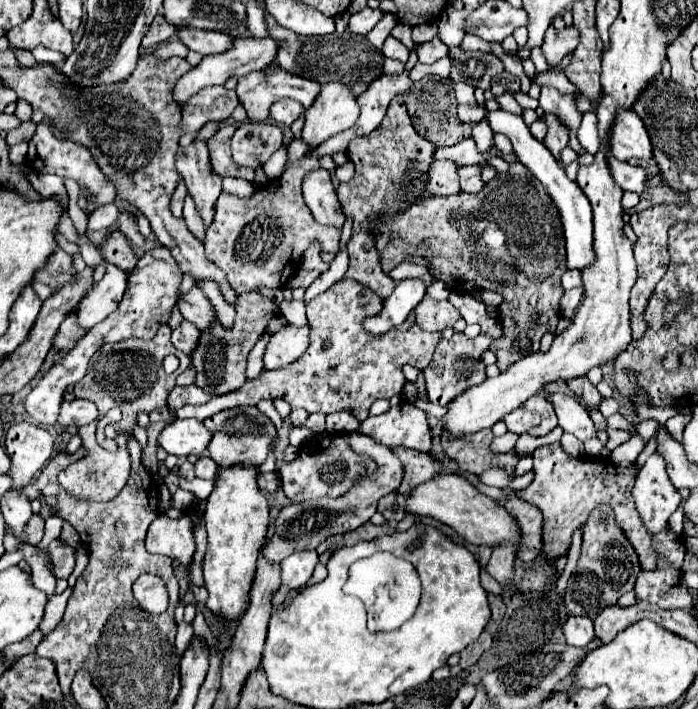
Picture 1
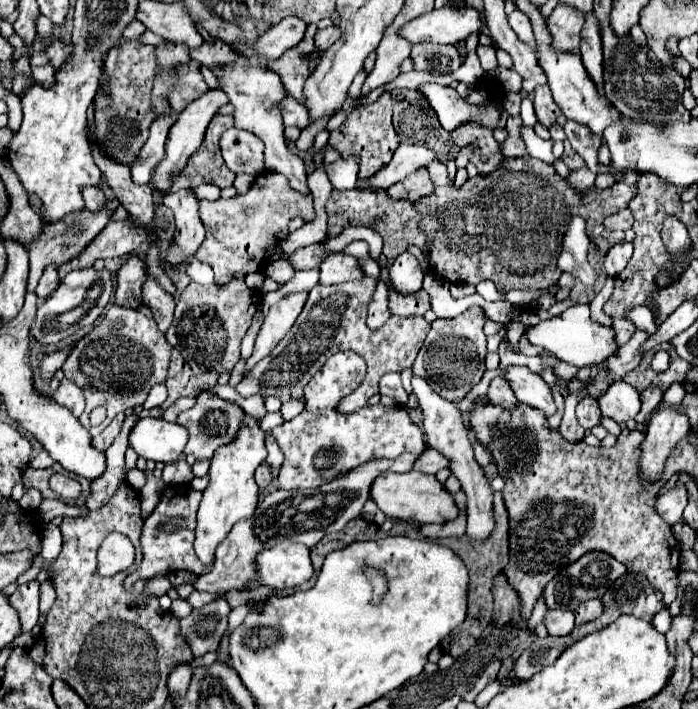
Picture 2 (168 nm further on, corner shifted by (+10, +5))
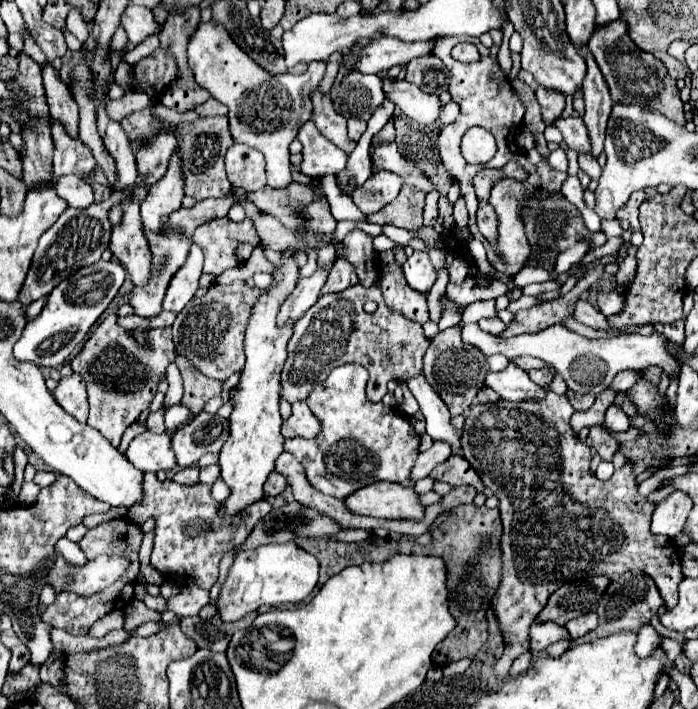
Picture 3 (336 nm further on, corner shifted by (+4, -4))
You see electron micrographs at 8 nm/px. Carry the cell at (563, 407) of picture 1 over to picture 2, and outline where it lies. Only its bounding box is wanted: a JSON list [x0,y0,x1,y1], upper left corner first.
[502,365,556,415]

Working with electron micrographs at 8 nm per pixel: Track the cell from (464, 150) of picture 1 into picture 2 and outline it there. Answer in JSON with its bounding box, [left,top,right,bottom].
[360,143,438,189]

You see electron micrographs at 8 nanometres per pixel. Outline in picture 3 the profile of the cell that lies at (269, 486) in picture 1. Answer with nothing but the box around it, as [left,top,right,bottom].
[264,472,286,496]

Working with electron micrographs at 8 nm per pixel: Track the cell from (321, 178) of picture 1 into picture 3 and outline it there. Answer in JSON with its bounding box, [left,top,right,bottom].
[188,22,326,188]

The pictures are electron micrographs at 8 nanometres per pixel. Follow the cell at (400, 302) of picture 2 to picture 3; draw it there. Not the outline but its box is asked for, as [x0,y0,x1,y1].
[378,250,430,324]

